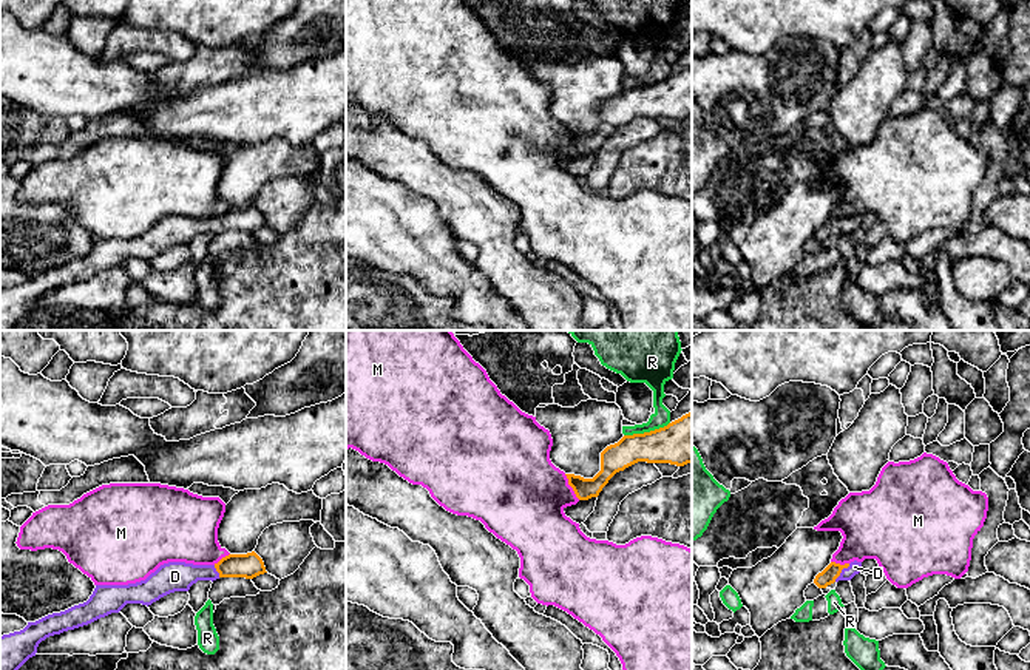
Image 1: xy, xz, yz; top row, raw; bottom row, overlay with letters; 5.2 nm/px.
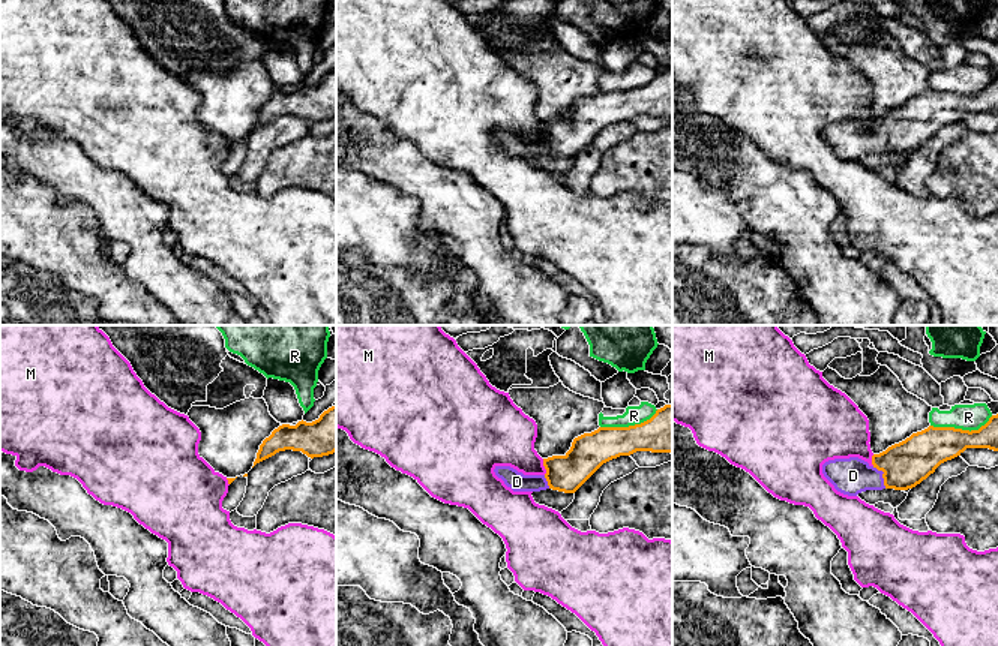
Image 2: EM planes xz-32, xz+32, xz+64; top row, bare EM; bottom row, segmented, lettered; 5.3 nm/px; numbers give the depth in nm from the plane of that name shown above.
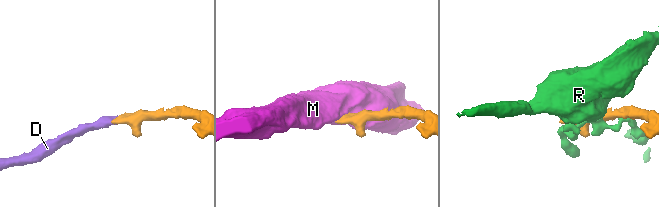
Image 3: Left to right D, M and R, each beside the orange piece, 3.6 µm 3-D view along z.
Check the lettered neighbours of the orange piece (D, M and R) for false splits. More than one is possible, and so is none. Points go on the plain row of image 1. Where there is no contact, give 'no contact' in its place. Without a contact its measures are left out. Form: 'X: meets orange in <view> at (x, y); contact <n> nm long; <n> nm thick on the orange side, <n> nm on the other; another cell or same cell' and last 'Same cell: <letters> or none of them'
D: meets orange in yz at (840, 226); contact 130 nm long; 90 nm thick on the orange side, 70 nm on the other; same cell
M: meets orange in xz at (570, 139); contact 160 nm long; 120 nm thick on the orange side, 440 nm on the other; another cell
R: meets orange in xz at (646, 87); contact 260 nm long; 260 nm thick on the orange side, 90 nm on the other; another cell
Same cell: D

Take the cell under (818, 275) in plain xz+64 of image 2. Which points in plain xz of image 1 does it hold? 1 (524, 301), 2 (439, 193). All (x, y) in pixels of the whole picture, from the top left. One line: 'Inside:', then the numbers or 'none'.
Inside: 1, 2

